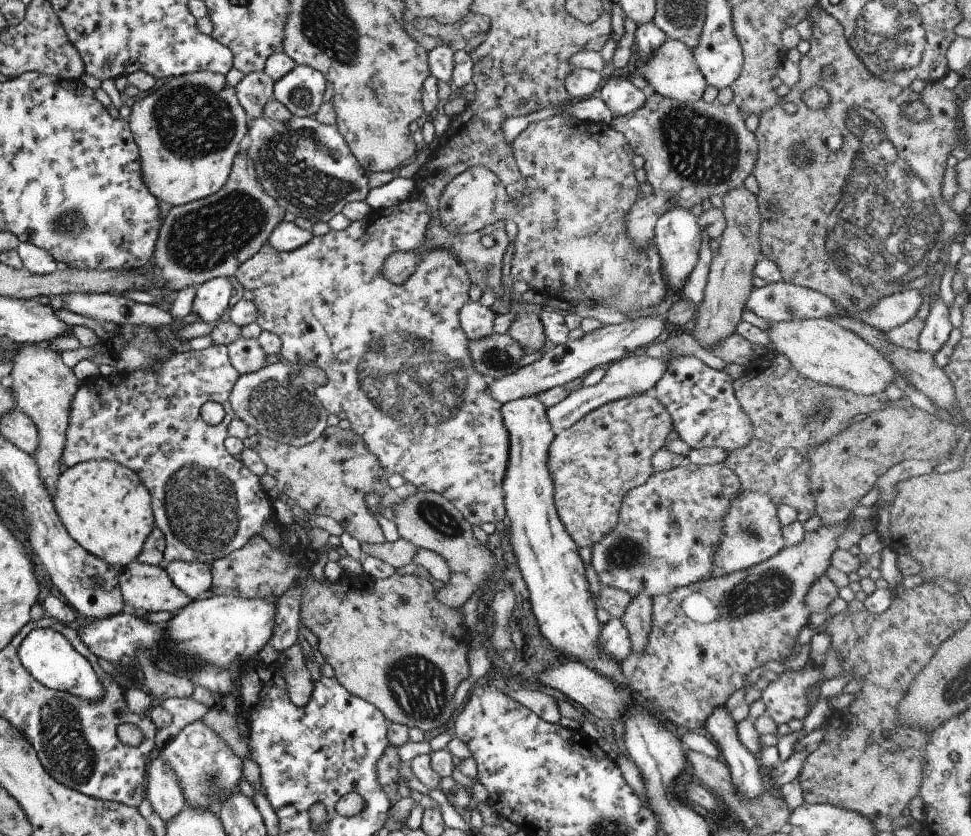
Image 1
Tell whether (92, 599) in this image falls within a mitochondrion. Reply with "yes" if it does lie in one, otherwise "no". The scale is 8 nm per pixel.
no

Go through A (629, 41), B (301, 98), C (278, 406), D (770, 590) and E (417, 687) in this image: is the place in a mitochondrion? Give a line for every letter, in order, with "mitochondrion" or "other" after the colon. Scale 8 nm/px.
A: other
B: mitochondrion
C: mitochondrion
D: mitochondrion
E: mitochondrion

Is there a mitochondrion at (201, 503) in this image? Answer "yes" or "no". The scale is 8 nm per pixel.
yes

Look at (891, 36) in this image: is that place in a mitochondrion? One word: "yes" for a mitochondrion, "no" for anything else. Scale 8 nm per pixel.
yes

